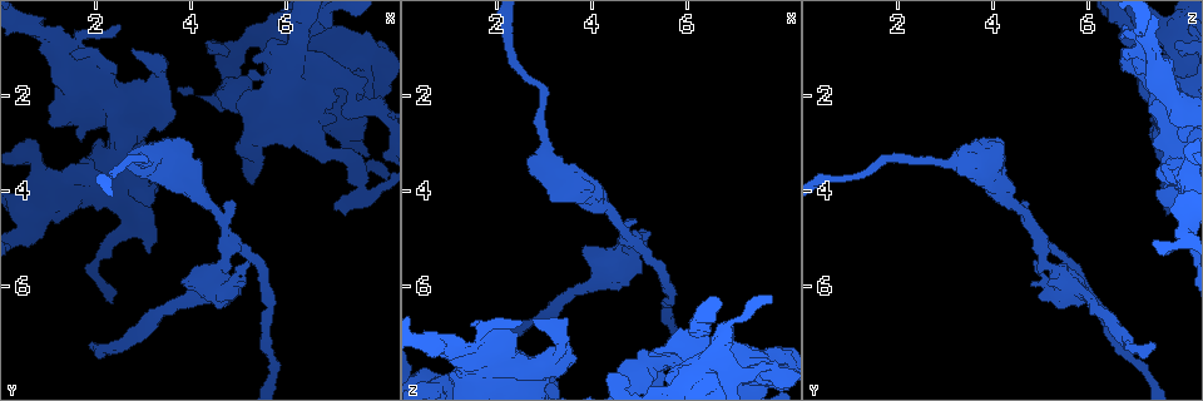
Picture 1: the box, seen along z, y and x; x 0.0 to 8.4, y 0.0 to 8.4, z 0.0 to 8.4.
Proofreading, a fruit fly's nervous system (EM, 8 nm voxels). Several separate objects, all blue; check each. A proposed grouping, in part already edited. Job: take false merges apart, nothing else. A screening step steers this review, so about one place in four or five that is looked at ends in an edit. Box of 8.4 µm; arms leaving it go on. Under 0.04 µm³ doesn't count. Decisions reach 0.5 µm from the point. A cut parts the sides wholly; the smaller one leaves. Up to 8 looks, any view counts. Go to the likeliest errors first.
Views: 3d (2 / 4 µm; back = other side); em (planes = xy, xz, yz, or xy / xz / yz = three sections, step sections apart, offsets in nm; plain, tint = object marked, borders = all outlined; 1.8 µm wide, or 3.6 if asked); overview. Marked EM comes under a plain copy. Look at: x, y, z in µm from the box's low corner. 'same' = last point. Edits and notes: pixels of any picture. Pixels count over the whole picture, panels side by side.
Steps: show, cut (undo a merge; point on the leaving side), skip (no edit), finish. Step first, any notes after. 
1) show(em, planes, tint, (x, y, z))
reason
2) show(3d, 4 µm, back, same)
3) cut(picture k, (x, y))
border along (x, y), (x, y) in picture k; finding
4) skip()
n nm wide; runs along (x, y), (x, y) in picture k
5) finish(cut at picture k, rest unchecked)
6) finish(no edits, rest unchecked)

show(em, xy, step 4, tint, (7.75, 2.25, 7.55))
calibre changes

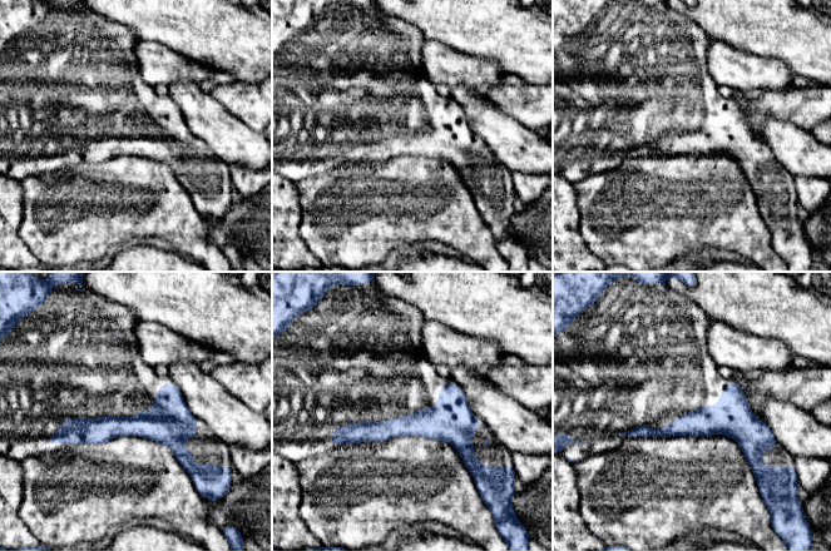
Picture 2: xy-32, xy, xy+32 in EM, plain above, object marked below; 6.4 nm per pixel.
show(em, planes, tint, same)
cut it another way

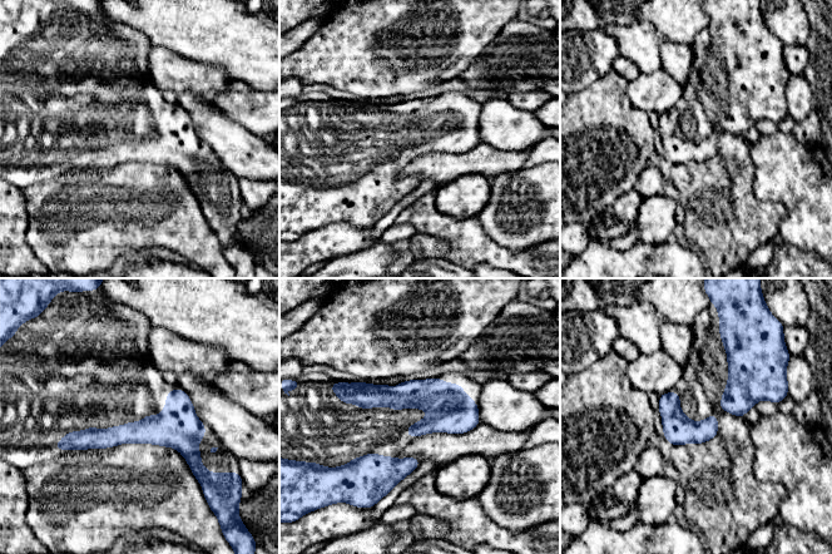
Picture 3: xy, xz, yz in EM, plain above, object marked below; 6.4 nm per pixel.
skip()
runs along (202, 428), (67, 438) in picture 3; continuous, no second neuron

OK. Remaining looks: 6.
show(em, planes, tint, (4.80, 5.10, 5.10))
calibre changes

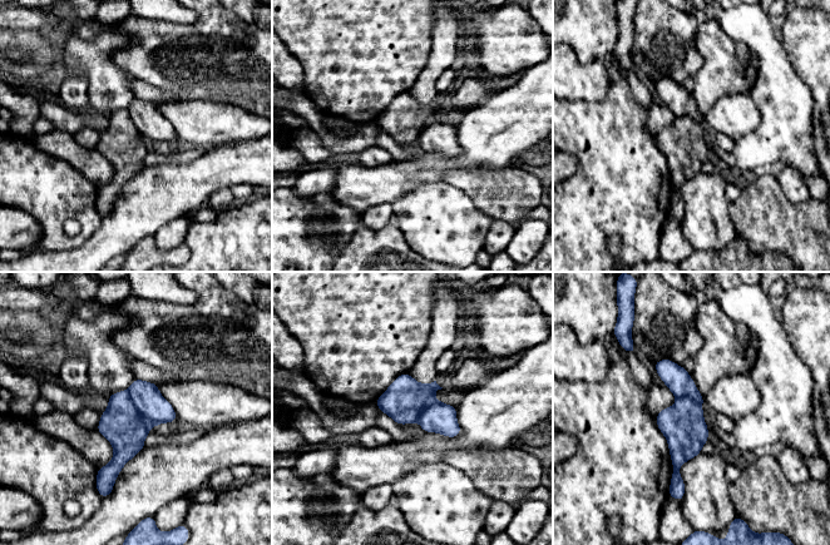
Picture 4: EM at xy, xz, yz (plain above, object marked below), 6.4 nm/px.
cut(picture 4, (120, 424))
280 nm wide; border along (127, 391), (138, 412), (151, 425) in picture 4; a second neuron is stuck on

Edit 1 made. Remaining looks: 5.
show(em, 3.6 µm, xy, step 16, tint, (2.50, 3.20, 7.85))
calibre changes

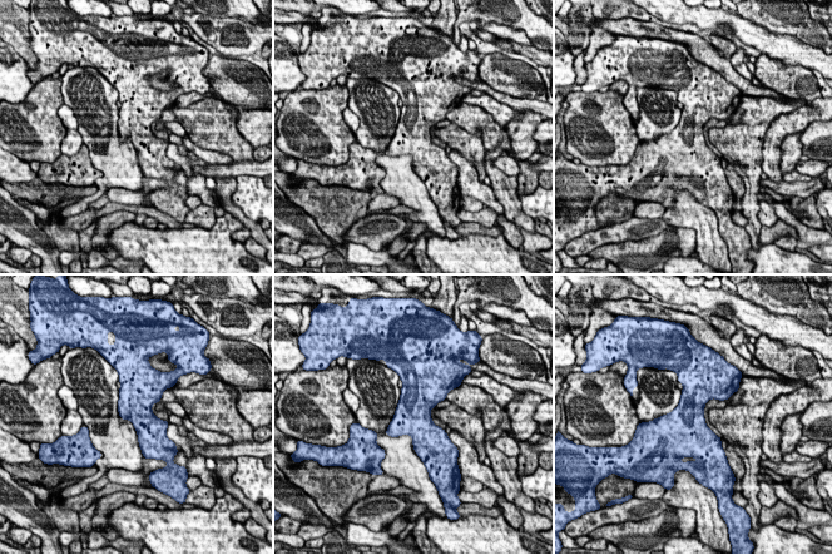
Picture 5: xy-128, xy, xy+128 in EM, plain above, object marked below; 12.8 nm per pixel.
skip()
continuous, no second neuron

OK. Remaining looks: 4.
finish(cut at picture 4, rest unchecked)

